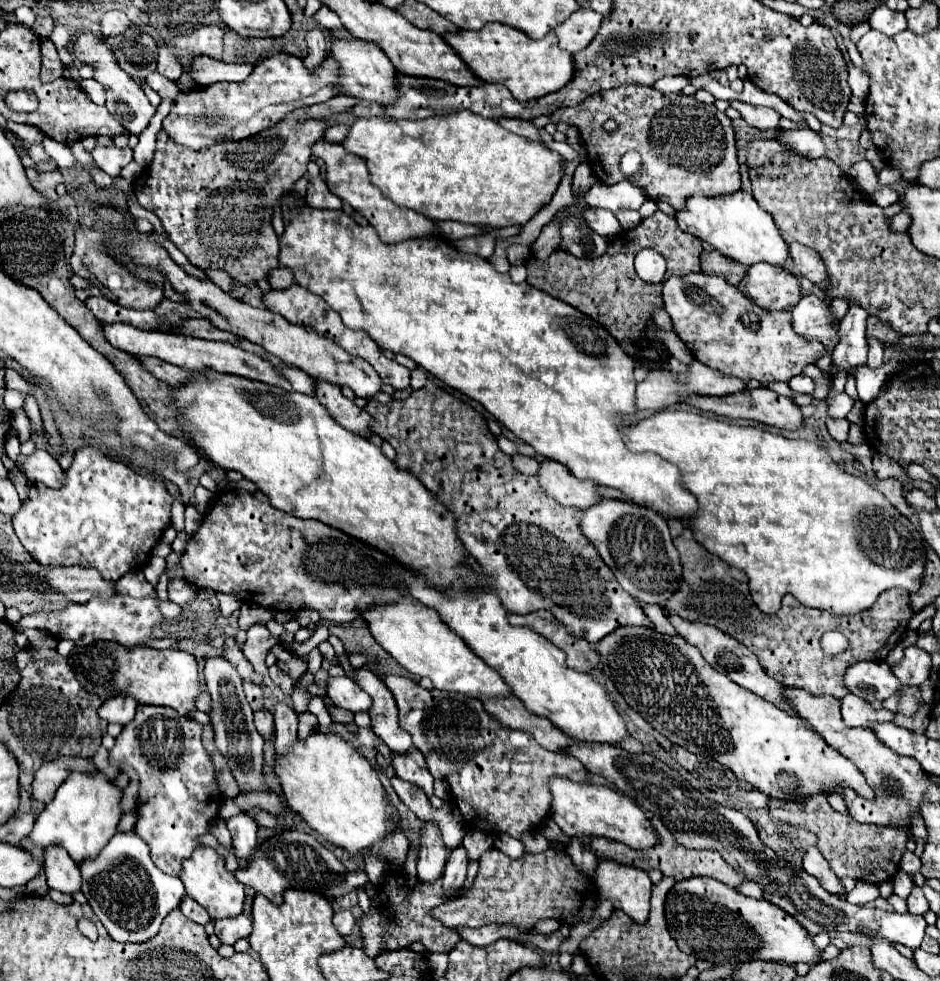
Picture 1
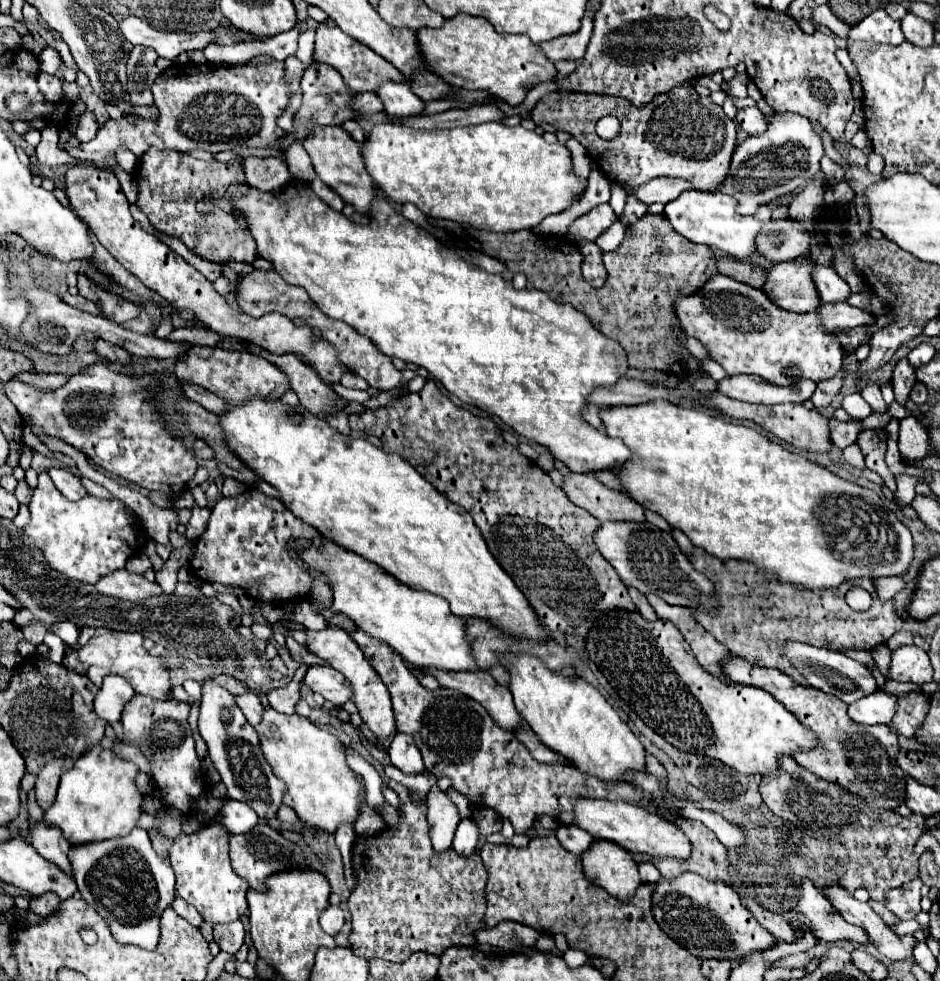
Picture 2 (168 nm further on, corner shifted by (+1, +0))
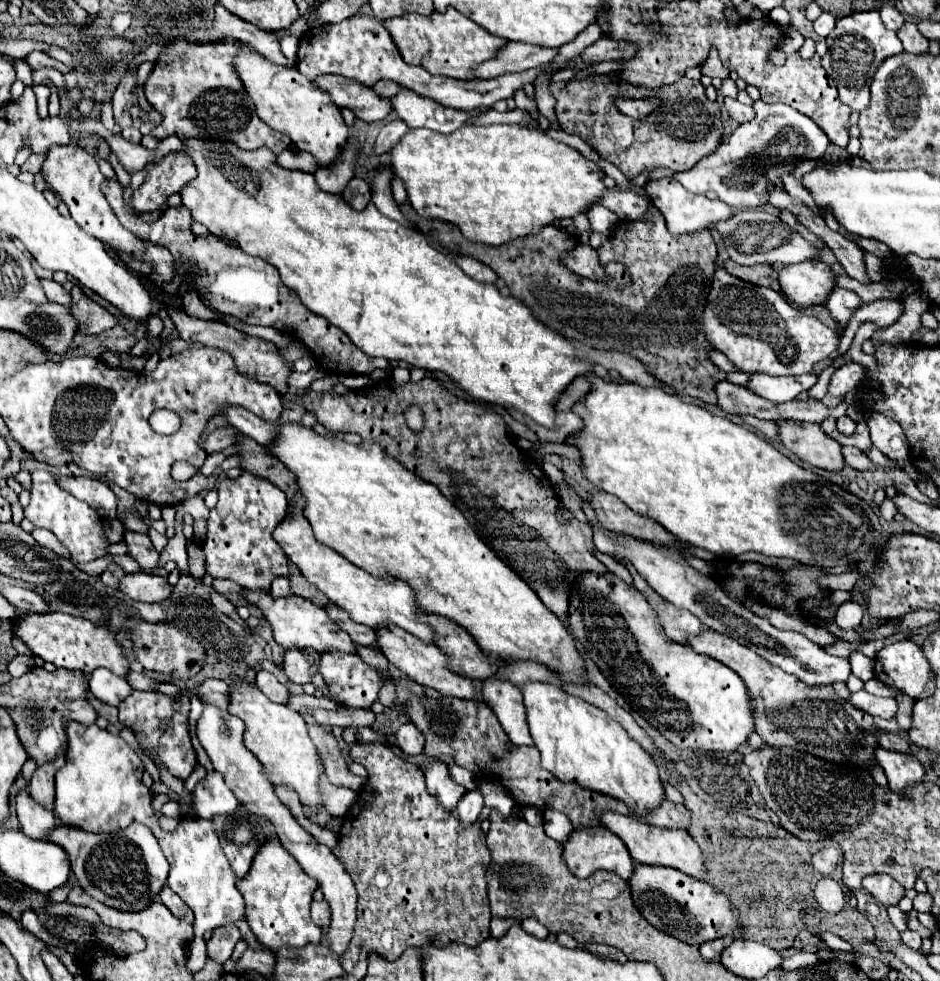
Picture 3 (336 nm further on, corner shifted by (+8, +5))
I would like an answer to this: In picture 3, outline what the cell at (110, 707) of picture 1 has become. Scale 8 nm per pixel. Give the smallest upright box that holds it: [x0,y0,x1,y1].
[90,668,130,706]

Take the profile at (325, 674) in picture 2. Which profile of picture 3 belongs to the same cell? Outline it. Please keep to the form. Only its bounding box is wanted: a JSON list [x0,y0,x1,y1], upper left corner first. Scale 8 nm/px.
[284,650,310,684]

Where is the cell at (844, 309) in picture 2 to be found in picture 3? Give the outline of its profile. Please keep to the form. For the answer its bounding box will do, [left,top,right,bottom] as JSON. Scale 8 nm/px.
[844,300,904,338]

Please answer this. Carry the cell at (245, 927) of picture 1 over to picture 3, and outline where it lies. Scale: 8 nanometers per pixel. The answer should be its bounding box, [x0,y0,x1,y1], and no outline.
[206,924,240,962]

